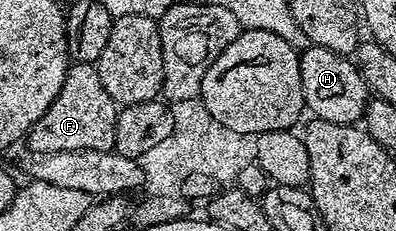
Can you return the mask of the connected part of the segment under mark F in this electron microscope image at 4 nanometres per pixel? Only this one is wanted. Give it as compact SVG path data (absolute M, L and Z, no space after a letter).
M72 62L65 73L65 85L61 93L45 109L45 117L37 121L25 136L25 145L38 155L61 153L62 151L114 151L115 126L120 108L109 97L105 85L101 85L99 68L93 63Z

